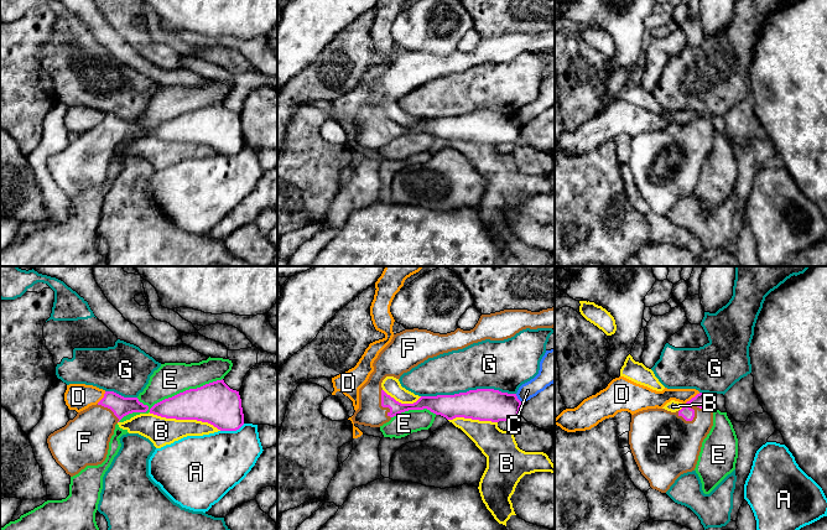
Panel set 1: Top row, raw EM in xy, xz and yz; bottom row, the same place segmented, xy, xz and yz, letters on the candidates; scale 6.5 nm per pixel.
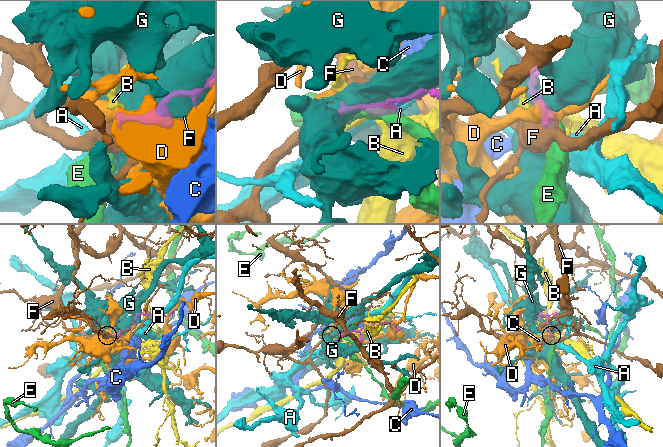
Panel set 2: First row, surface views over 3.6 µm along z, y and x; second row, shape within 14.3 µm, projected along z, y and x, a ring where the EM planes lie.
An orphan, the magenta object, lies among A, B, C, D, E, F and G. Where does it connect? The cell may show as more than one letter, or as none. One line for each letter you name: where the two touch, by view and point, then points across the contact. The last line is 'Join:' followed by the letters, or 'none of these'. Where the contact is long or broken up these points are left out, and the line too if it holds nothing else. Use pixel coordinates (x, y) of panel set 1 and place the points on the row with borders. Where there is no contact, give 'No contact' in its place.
F: Touches magenta at yz (692, 409). Path across: yz (700, 399), (692, 409), (693, 417), (667, 438)
Join: F

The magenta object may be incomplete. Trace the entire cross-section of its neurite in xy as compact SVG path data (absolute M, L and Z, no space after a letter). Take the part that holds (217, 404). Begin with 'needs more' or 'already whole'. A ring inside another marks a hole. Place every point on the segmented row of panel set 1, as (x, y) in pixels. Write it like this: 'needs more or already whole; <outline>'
already whole; M223 379L165 399L155 404L150 414L208 422L220 431L236 431L244 425L239 391L230 389Z

